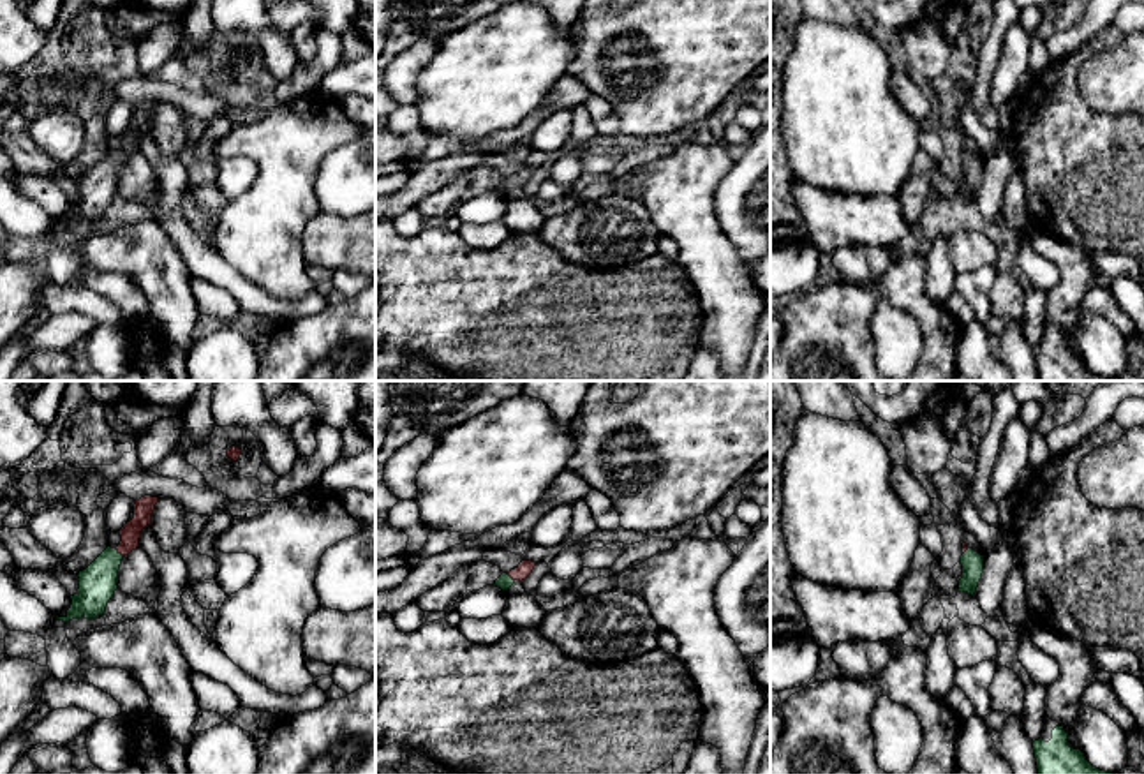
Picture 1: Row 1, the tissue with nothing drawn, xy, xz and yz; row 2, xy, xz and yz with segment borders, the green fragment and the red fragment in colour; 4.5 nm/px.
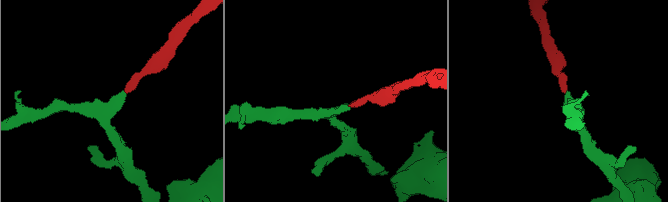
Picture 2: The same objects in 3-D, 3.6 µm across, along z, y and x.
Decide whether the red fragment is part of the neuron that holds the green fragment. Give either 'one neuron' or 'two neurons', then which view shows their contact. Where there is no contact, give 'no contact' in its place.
one neuron | xy

